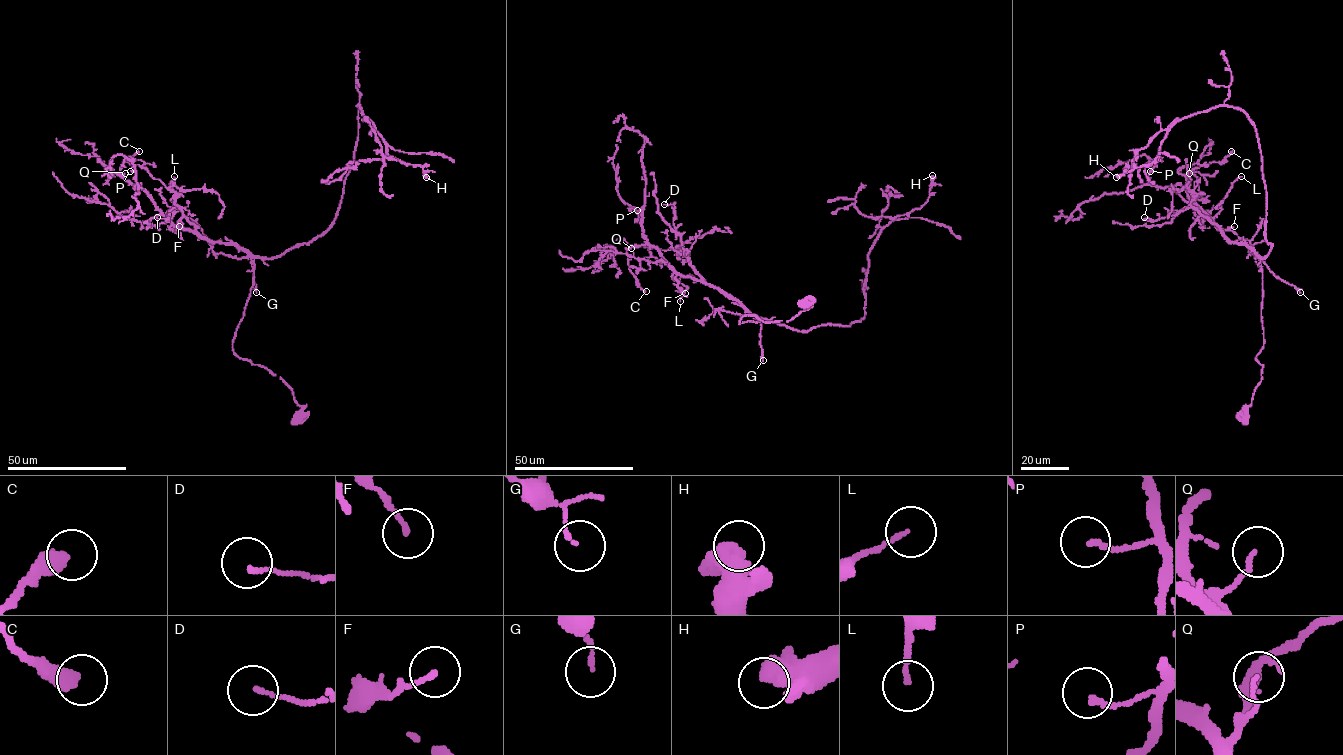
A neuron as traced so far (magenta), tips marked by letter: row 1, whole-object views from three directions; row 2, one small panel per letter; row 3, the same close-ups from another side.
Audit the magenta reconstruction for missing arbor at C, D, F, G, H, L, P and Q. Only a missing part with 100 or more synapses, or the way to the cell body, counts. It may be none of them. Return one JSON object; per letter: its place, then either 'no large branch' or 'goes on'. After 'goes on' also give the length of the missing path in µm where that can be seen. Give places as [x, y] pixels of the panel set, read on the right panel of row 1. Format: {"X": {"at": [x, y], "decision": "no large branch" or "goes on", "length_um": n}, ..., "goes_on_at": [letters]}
{"C": {"at": [1231, 151], "decision": "no large branch"}, "D": {"at": [1144, 217], "decision": "no large branch"}, "F": {"at": [1234, 226], "decision": "no large branch"}, "G": {"at": [1300, 292], "decision": "no large branch"}, "H": {"at": [1116, 177], "decision": "no large branch"}, "L": {"at": [1241, 176], "decision": "no large branch"}, "P": {"at": [1150, 171], "decision": "no large branch"}, "Q": {"at": [1189, 173], "decision": "no large branch"}, "goes_on_at": []}

